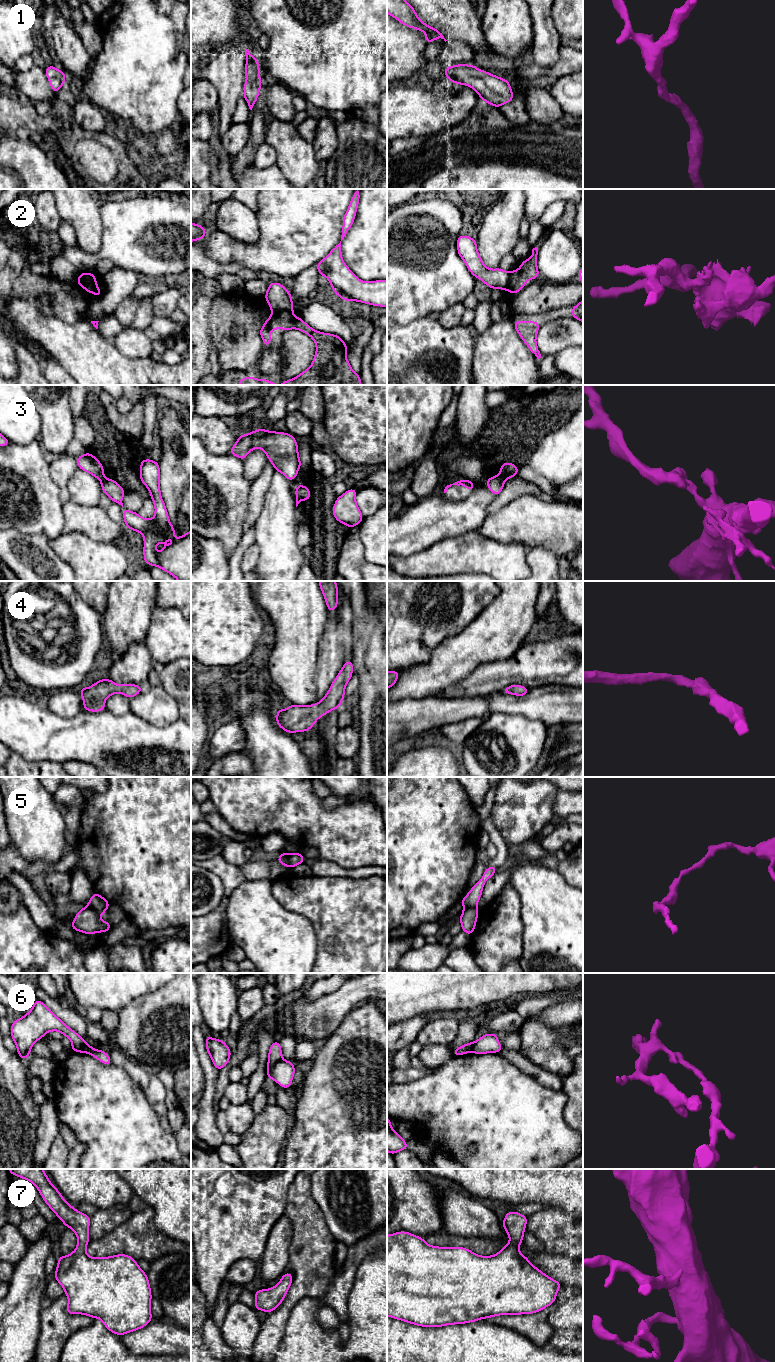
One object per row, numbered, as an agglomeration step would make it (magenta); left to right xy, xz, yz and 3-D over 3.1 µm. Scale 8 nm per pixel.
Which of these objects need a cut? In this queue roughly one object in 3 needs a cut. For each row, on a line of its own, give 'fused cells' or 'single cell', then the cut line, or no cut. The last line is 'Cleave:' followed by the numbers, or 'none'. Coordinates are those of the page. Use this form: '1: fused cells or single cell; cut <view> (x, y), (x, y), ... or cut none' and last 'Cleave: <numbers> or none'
1: single cell; cut none
2: fused cells; cut xz (291, 311), (273, 313)
3: fused cells; cut yz (497, 476), (503, 481)
4: single cell; cut none
5: fused cells; cut xz (288, 854), (288, 863), (291, 867)
6: fused cells; cut xz (282, 1058), (274, 1064), (269, 1077)
7: single cell; cut none
Cleave: 2, 3, 5, 6

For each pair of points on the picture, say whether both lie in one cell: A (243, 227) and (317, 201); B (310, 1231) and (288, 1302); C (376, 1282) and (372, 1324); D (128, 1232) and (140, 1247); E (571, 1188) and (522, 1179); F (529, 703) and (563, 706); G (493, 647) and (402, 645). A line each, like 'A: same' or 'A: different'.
A: different
B: same
C: same
D: same
E: same
F: same
G: different

